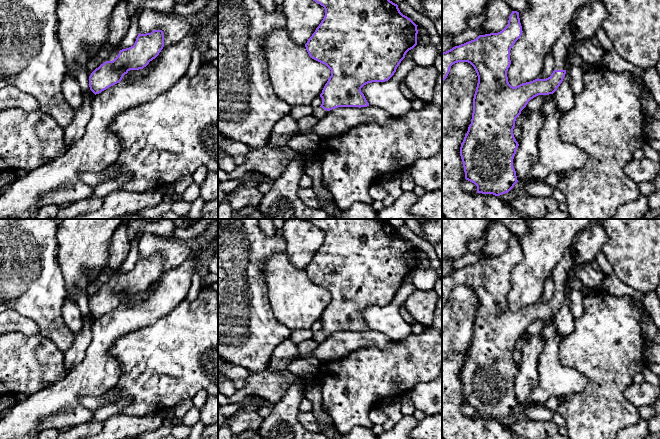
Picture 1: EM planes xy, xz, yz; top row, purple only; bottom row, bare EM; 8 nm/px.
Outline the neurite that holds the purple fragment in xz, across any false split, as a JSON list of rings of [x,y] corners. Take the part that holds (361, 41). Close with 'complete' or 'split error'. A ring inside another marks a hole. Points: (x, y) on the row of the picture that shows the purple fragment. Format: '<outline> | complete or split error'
[[[313,0],[325,9],[325,16],[315,32],[305,44],[309,56],[325,64],[331,70],[331,76],[325,84],[320,97],[320,107],[312,109],[312,115],[323,118],[330,110],[338,107],[367,107],[361,88],[372,82],[388,81],[405,58],[406,53],[417,45],[417,26],[403,15],[398,5],[390,0]]] | split error

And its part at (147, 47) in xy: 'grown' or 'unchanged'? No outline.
grown

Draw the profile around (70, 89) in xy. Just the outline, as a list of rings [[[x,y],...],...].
[[[65,76],[61,86],[61,93],[65,101],[74,111],[80,110],[83,103],[83,92],[77,80],[71,76]]]

